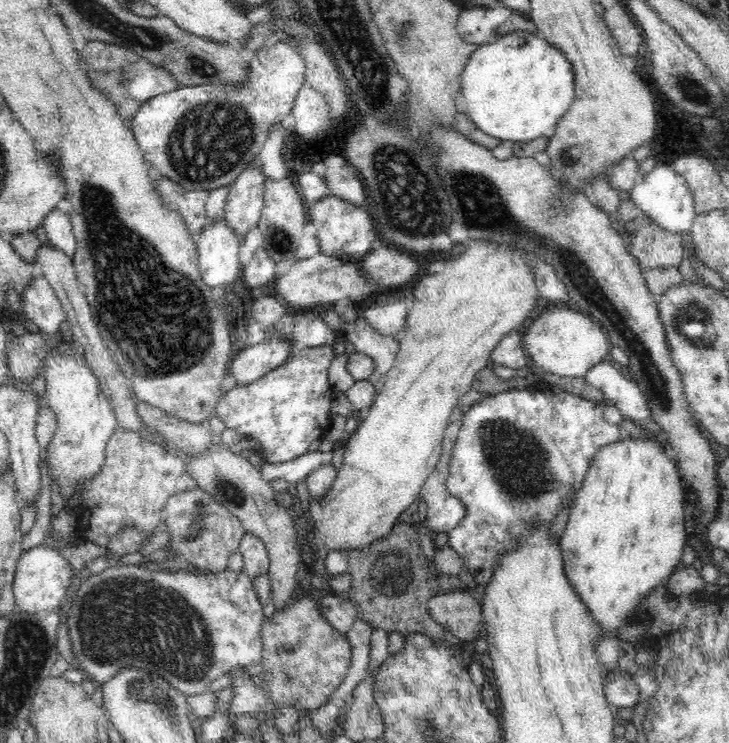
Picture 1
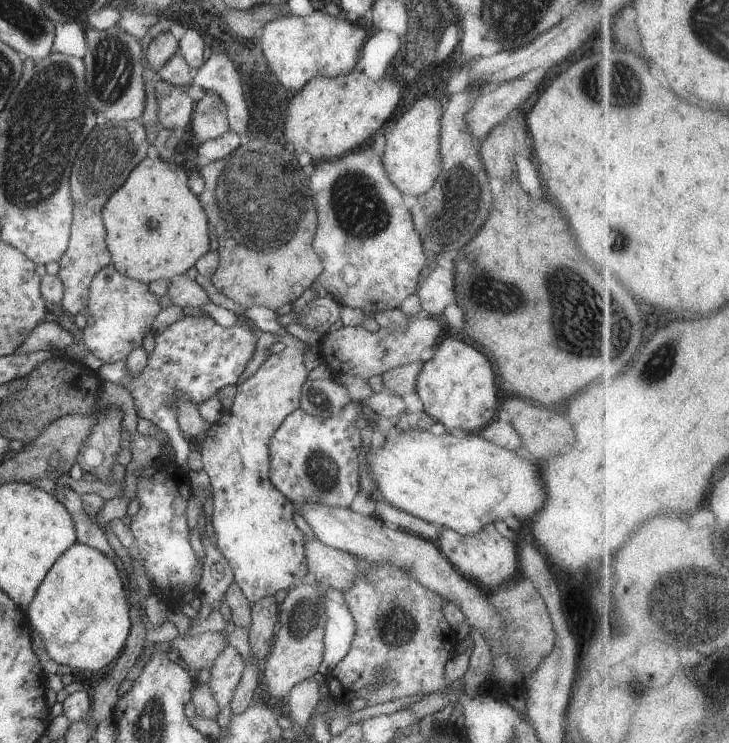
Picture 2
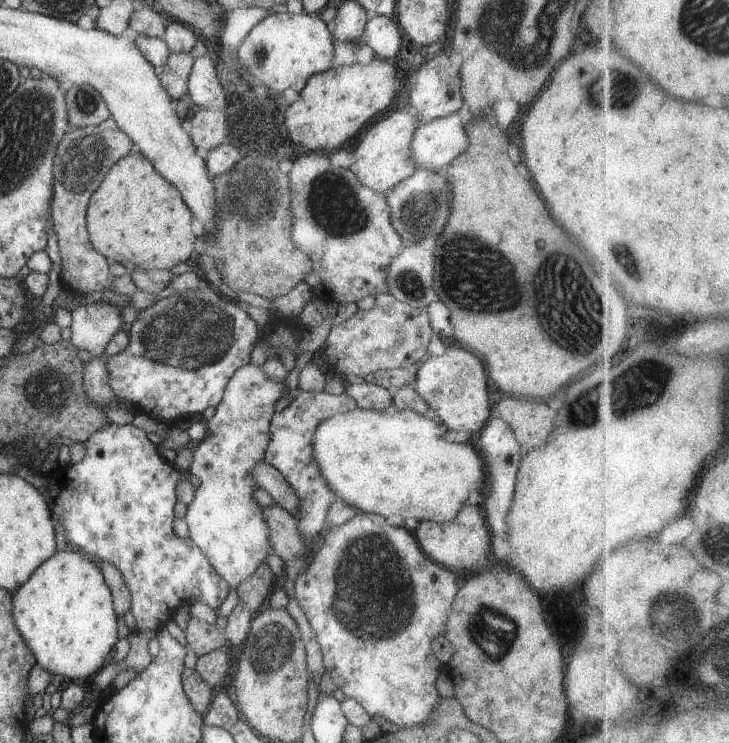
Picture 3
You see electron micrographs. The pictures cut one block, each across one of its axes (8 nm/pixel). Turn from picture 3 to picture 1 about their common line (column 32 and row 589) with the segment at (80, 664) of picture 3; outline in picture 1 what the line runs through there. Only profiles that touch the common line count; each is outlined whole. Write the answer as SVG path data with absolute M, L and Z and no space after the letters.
M641 437L618 440L602 446L569 508L569 518L559 540L564 574L601 628L601 635L595 640L595 651L605 672L619 668L622 640L618 637L618 630L628 625L644 598L656 586L664 584L676 570L686 544L686 484L676 463L659 444L658 439L652 441L650 437Z

